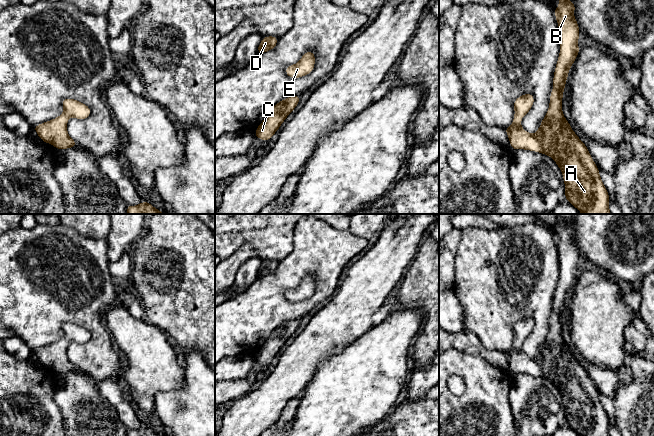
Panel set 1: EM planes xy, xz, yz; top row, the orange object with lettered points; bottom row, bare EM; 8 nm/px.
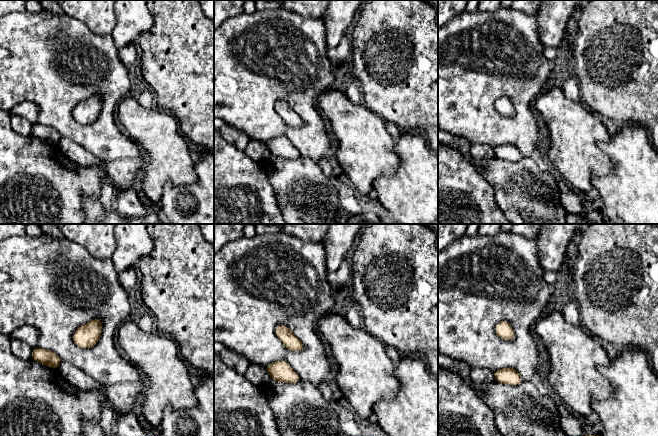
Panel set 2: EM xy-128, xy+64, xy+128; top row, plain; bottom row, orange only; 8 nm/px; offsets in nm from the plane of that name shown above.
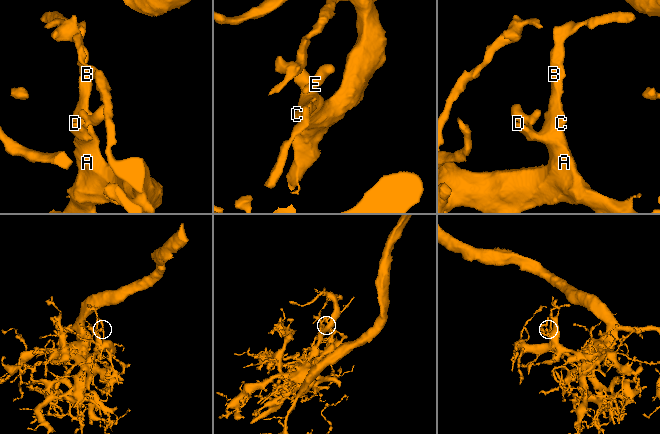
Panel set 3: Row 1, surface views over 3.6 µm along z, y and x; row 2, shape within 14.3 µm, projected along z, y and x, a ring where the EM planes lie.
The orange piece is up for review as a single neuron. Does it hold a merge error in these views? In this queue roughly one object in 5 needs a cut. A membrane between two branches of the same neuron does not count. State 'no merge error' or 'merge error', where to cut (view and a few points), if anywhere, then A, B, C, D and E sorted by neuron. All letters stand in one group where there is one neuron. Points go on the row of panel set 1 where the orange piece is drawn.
no merge error | no cut | A B C D E

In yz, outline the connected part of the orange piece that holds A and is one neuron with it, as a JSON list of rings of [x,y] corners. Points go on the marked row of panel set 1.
[[[559,0],[559,6],[554,10],[559,26],[560,54],[554,71],[549,108],[538,131],[530,134],[521,127],[521,119],[534,103],[534,96],[529,93],[514,101],[513,124],[504,129],[512,150],[536,151],[556,162],[565,183],[565,199],[582,214],[611,214],[609,194],[600,178],[599,169],[562,112],[562,96],[568,73],[580,51],[580,30],[574,10],[575,4],[569,0]]]

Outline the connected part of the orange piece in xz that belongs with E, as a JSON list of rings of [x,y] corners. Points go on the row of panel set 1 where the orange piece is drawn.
[[[311,51],[304,53],[297,64],[286,67],[286,75],[291,78],[300,78],[311,73],[315,65],[315,55]]]

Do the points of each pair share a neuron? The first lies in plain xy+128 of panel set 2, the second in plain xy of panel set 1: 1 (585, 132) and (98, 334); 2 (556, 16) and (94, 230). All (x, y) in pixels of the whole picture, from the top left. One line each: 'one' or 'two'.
1: two
2: two

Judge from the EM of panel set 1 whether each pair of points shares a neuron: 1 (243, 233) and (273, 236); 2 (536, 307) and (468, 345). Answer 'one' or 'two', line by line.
1: one
2: two

